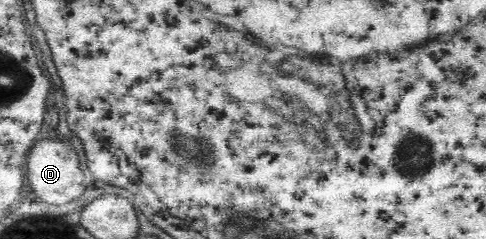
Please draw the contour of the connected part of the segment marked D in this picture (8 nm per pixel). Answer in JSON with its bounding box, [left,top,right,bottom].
[26,141,87,205]

